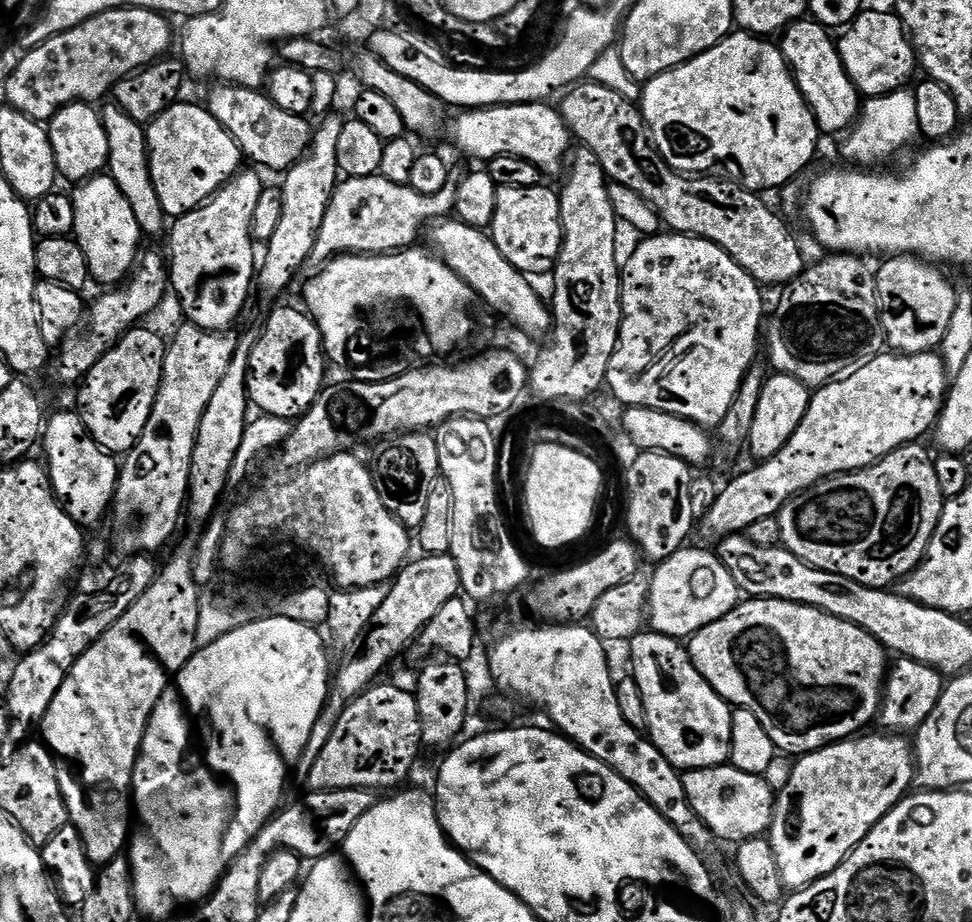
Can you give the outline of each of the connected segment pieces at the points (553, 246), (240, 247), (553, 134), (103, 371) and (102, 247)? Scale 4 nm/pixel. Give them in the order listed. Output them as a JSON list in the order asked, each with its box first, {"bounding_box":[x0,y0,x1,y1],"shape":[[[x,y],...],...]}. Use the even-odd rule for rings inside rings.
[{"bounding_box":[490,184,564,278],"shape":[[[540,184],[529,188],[497,187],[498,202],[494,206],[494,218],[490,225],[490,235],[498,250],[502,250],[502,258],[532,278],[555,269],[564,241],[560,193],[555,187],[544,187]]]},{"bounding_box":[166,172,266,332],"shape":[[[237,172],[211,200],[185,216],[175,217],[173,224],[176,225],[173,228],[171,225],[166,236],[171,291],[176,291],[188,315],[185,317],[208,332],[231,329],[231,324],[243,314],[252,288],[254,292],[254,281],[258,276],[258,252],[256,256],[252,215],[266,187],[265,181],[260,181],[261,173],[256,172]]]},{"bounding_box":[456,102,574,177],"shape":[[[548,102],[498,104],[495,107],[461,111],[456,120],[456,144],[481,162],[499,156],[517,156],[534,162],[541,173],[548,175],[549,172],[550,175],[559,177],[565,171],[566,157],[573,147],[574,137],[564,123],[563,116],[550,105]]]},{"bounding_box":[75,326,165,454],"shape":[[[145,326],[128,329],[106,355],[85,374],[78,385],[75,407],[80,413],[86,430],[108,452],[126,454],[142,438],[146,422],[150,422],[150,410],[154,410],[154,398],[162,382],[165,337],[151,332]]]},{"bounding_box":[70,174,142,286],"shape":[[[107,174],[77,183],[73,188],[76,189],[71,189],[70,192],[74,202],[72,230],[78,246],[82,246],[82,254],[86,254],[89,277],[95,283],[97,280],[104,284],[100,286],[123,281],[137,263],[138,253],[141,251],[140,240],[142,241],[140,223],[138,218],[134,218],[134,210],[130,210],[130,202],[126,202],[126,194],[118,190],[118,182],[114,182],[114,178]]]}]

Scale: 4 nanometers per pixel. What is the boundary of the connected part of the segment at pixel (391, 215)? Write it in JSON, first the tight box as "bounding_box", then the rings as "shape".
{"bounding_box":[311,174,459,266],"shape":[[[379,174],[374,176],[350,176],[337,183],[328,203],[326,218],[322,218],[322,230],[318,230],[311,259],[323,266],[337,256],[345,254],[383,254],[413,247],[416,235],[437,220],[453,215],[459,183],[450,182],[438,190],[438,194],[426,194],[414,190],[411,184],[392,182]]]}

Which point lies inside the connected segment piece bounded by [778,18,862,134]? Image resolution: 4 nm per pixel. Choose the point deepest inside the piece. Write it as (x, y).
(807, 46)

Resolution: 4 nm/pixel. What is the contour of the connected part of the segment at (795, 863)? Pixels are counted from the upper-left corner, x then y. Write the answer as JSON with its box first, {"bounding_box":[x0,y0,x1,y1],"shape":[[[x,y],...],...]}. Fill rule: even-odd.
{"bounding_box":[770,734,916,890],"shape":[[[900,734],[868,735],[803,753],[794,763],[790,782],[778,792],[770,839],[785,889],[799,890],[834,871],[872,827],[909,795],[916,778],[913,745]]]}

